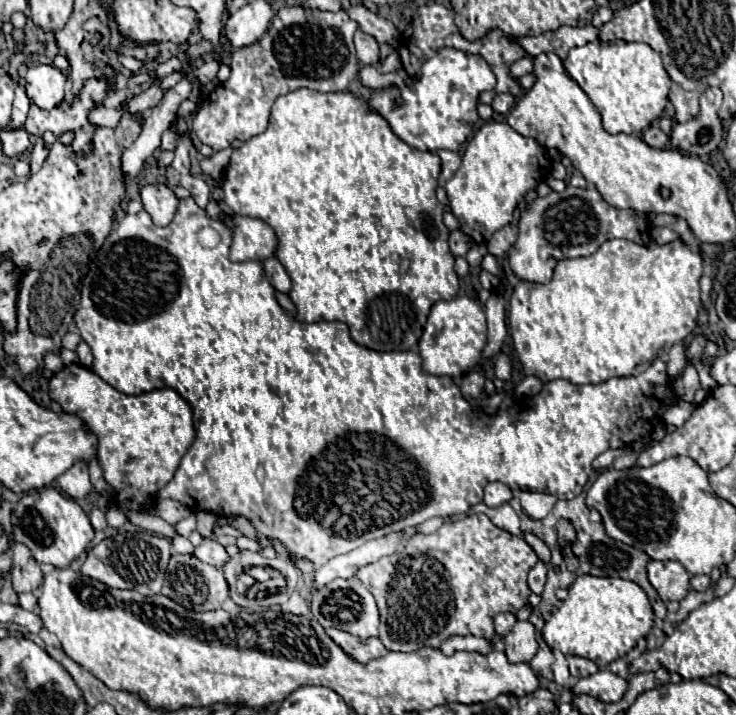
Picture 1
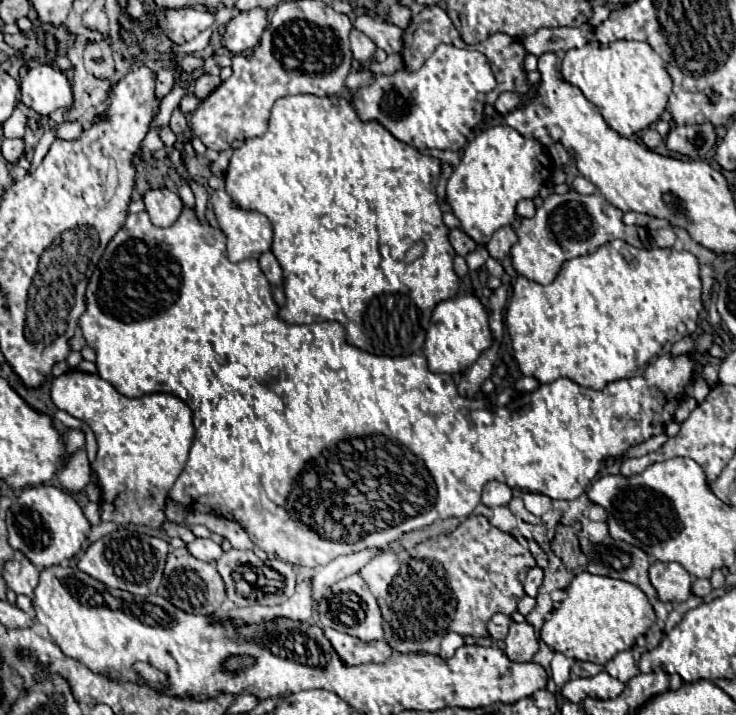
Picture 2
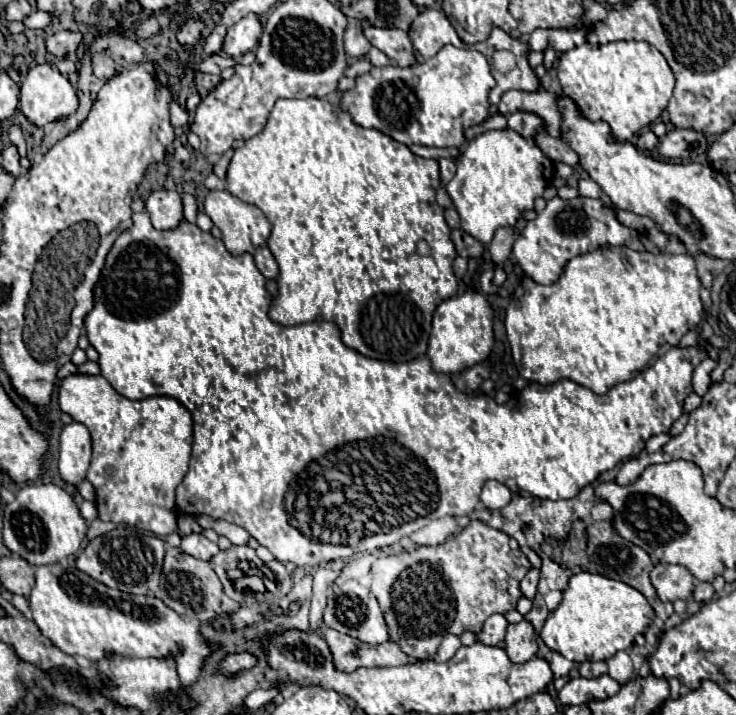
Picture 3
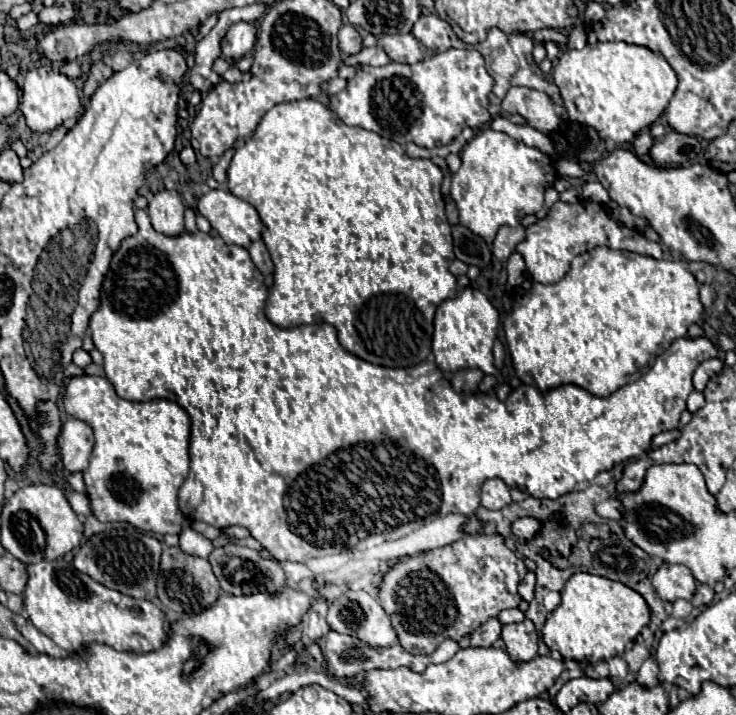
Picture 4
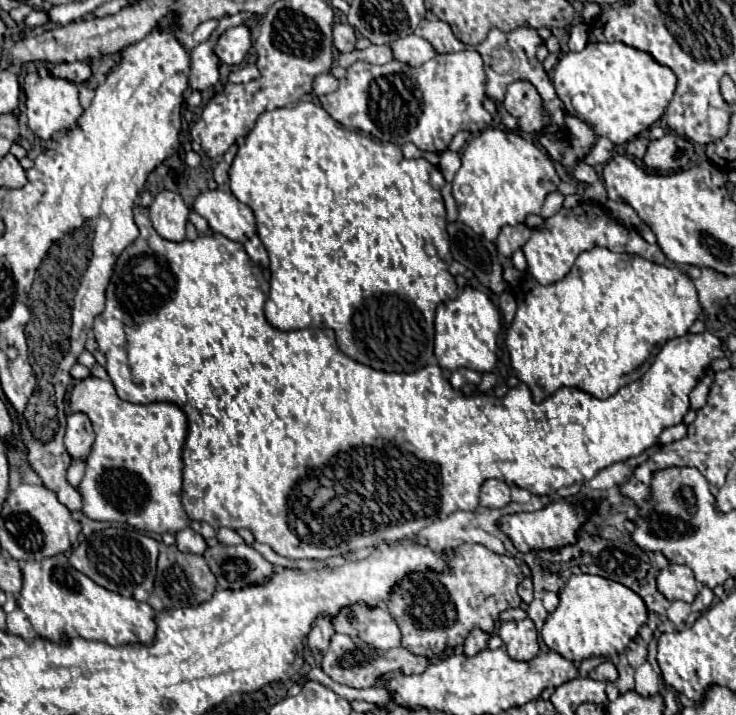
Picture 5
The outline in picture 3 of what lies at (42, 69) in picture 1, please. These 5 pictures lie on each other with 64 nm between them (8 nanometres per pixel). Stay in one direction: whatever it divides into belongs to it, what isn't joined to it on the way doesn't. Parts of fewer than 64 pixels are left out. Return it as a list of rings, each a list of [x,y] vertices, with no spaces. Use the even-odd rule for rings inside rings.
[[[40,64],[30,68],[30,72],[26,74],[22,86],[20,86],[20,112],[36,126],[44,126],[46,122],[64,118],[74,114],[78,108],[78,98],[76,98],[76,90],[72,88],[72,84],[68,82],[66,76],[60,74],[58,68],[48,66],[48,64]]]

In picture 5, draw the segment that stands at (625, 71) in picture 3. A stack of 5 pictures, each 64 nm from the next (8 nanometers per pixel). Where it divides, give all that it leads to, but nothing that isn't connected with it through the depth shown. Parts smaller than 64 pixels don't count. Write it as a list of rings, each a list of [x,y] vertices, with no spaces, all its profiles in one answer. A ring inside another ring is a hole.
[[[590,42],[582,52],[562,54],[554,68],[552,80],[566,112],[584,120],[596,136],[606,136],[614,144],[626,144],[642,130],[650,128],[664,114],[676,90],[676,76],[668,66],[658,64],[650,54],[622,42]]]

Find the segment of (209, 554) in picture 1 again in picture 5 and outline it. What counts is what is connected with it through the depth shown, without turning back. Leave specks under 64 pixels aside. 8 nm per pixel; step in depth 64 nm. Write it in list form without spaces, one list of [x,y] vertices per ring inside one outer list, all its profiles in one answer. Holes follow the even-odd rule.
[[[184,528],[176,534],[176,546],[178,550],[192,552],[192,554],[204,554],[208,548],[206,540],[200,534],[196,534],[192,528]]]

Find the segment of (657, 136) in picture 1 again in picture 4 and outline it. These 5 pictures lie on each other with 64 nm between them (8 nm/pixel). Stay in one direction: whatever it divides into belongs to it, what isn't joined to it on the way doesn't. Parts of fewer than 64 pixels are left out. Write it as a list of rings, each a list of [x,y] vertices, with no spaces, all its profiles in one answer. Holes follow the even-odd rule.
[[[642,130],[642,132],[634,138],[632,148],[634,148],[634,152],[636,152],[638,156],[644,156],[644,154],[648,154],[648,150],[650,150],[652,144],[654,144],[654,138],[650,136],[650,130]]]

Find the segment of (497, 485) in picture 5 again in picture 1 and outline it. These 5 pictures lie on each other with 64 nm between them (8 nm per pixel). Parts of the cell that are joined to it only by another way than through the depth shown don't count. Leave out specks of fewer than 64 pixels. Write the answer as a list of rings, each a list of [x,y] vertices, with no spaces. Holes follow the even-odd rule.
[[[490,482],[490,484],[484,488],[484,504],[486,504],[486,506],[496,508],[496,506],[502,506],[502,504],[510,502],[510,498],[512,498],[512,492],[510,492],[510,488],[508,488],[506,484],[502,484],[502,482]]]

